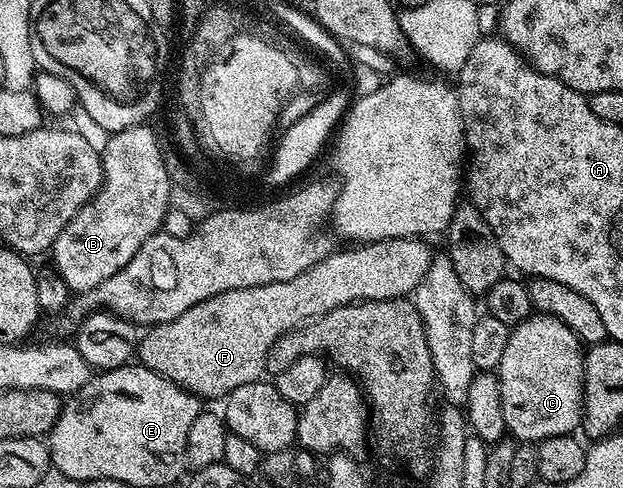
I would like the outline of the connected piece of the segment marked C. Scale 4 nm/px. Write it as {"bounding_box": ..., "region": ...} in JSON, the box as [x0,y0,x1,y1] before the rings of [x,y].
{"bounding_box":[498,313,585,445],"region":[[[533,313],[509,330],[506,349],[502,349],[498,378],[502,417],[506,417],[507,434],[511,438],[524,445],[538,445],[543,439],[571,435],[581,426],[584,413],[584,353],[585,348],[575,333],[549,315]]]}

